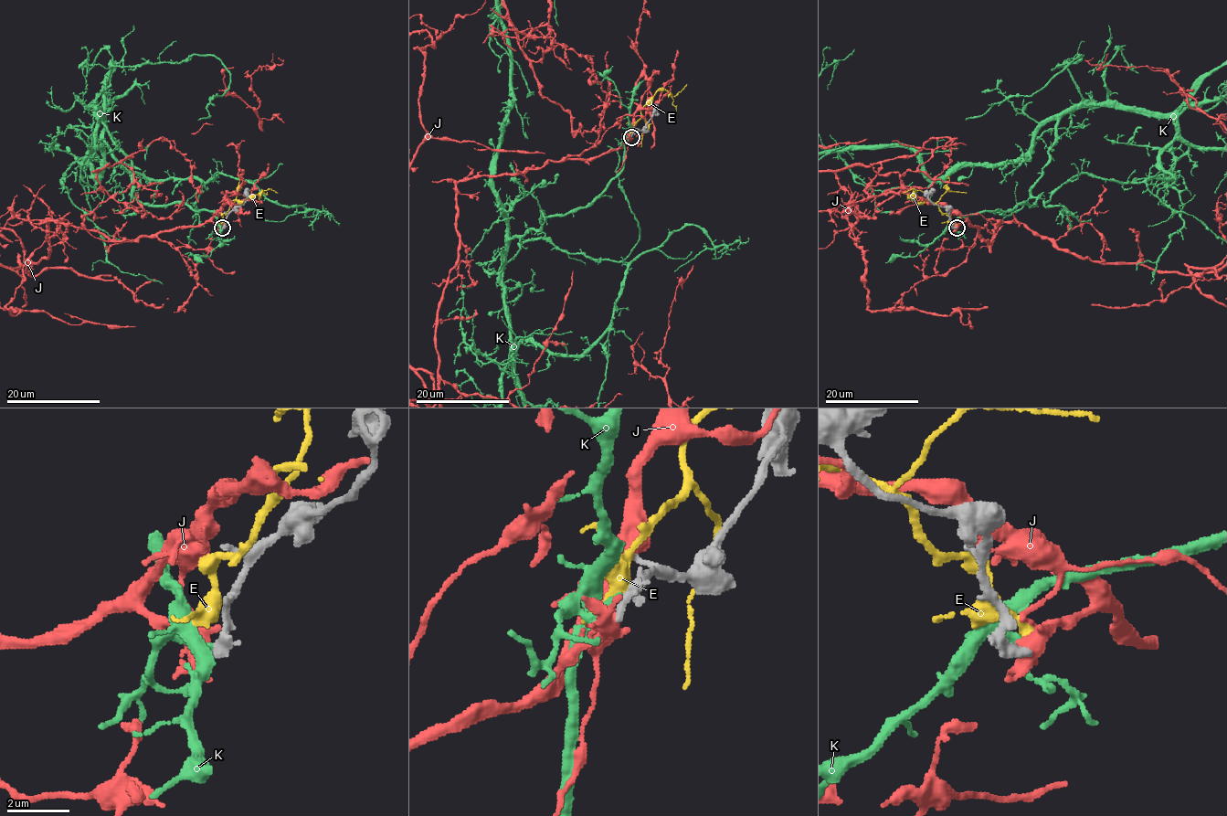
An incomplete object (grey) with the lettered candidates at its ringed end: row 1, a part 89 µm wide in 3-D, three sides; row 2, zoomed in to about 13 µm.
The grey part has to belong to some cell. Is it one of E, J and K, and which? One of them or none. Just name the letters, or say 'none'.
none

